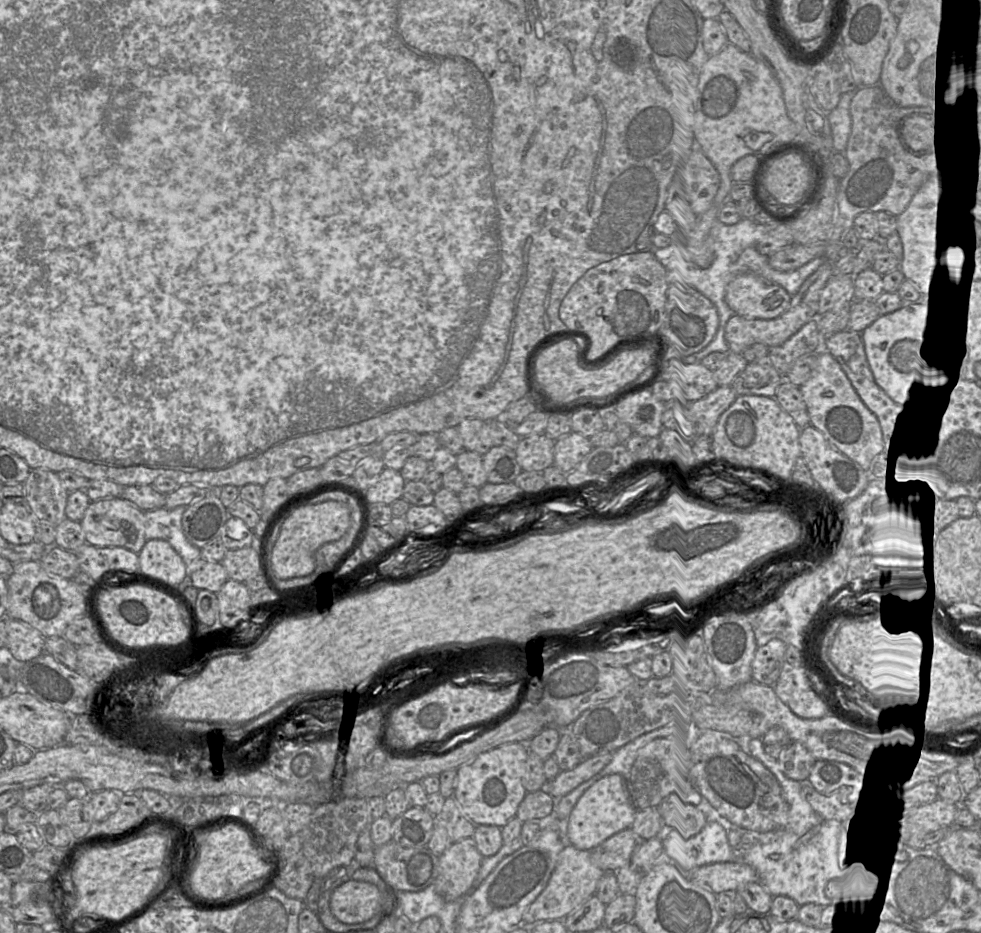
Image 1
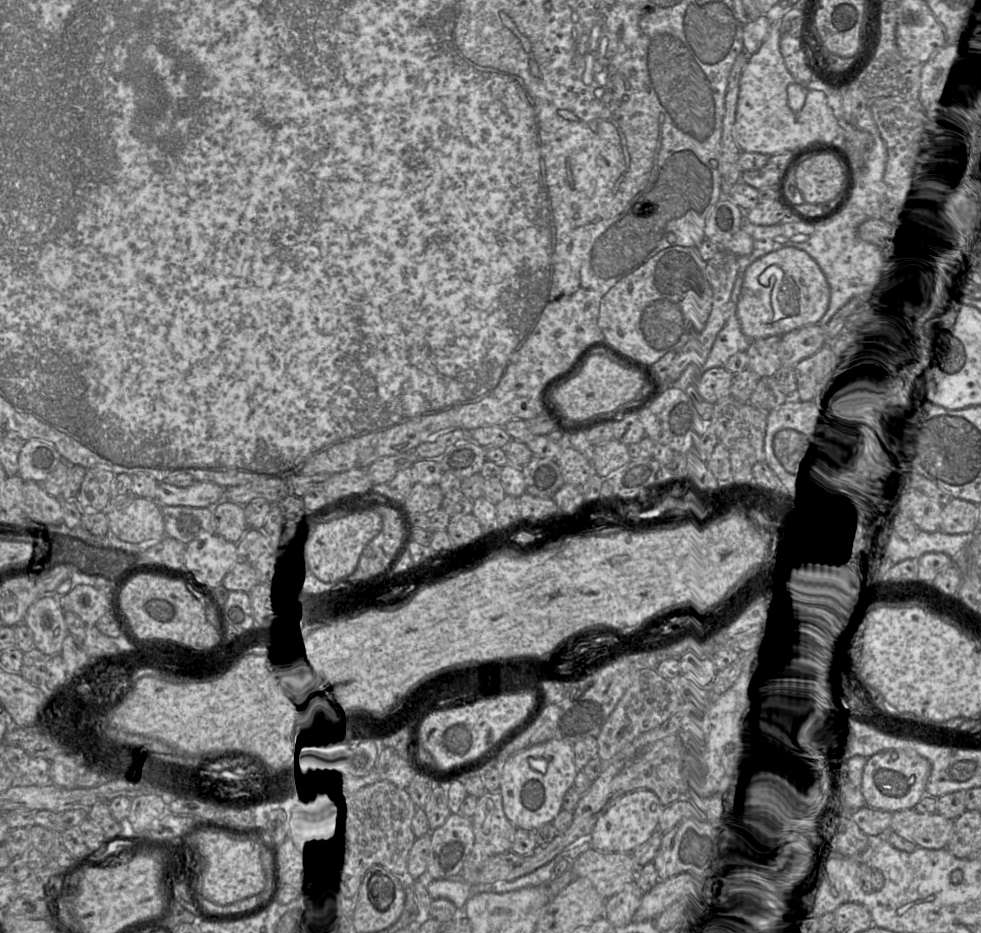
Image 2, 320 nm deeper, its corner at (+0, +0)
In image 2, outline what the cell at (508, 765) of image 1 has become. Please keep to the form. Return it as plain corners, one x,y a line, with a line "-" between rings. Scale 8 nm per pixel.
548,740
513,754
505,762
500,778
506,818
516,828
525,830
551,823
562,810
564,795
573,786
577,773
573,745
565,741

